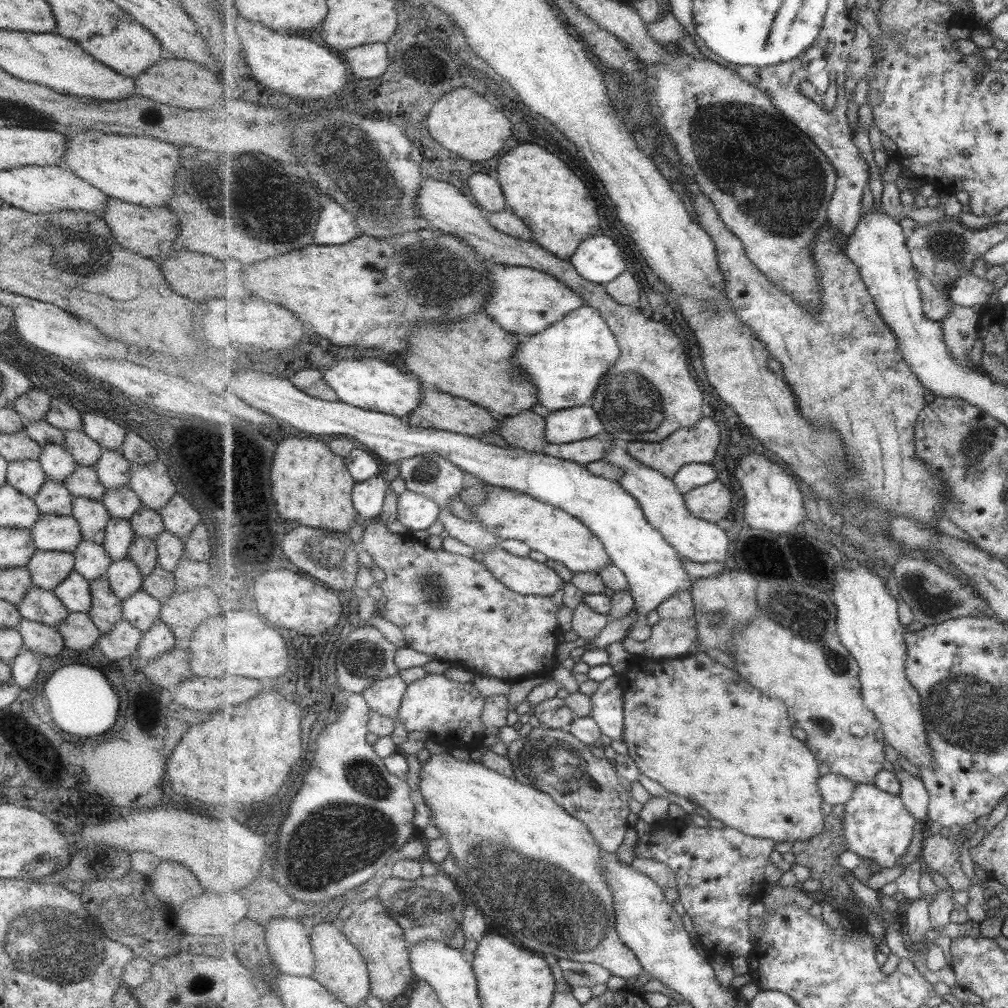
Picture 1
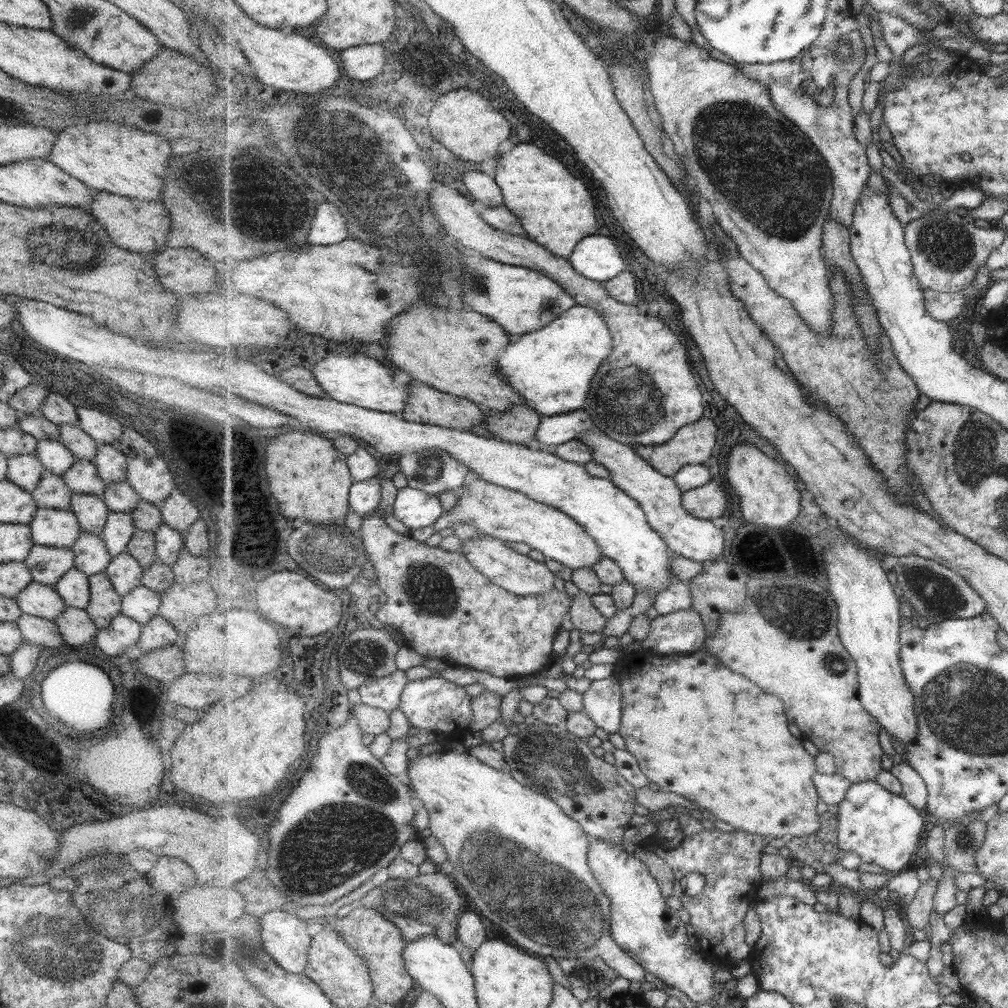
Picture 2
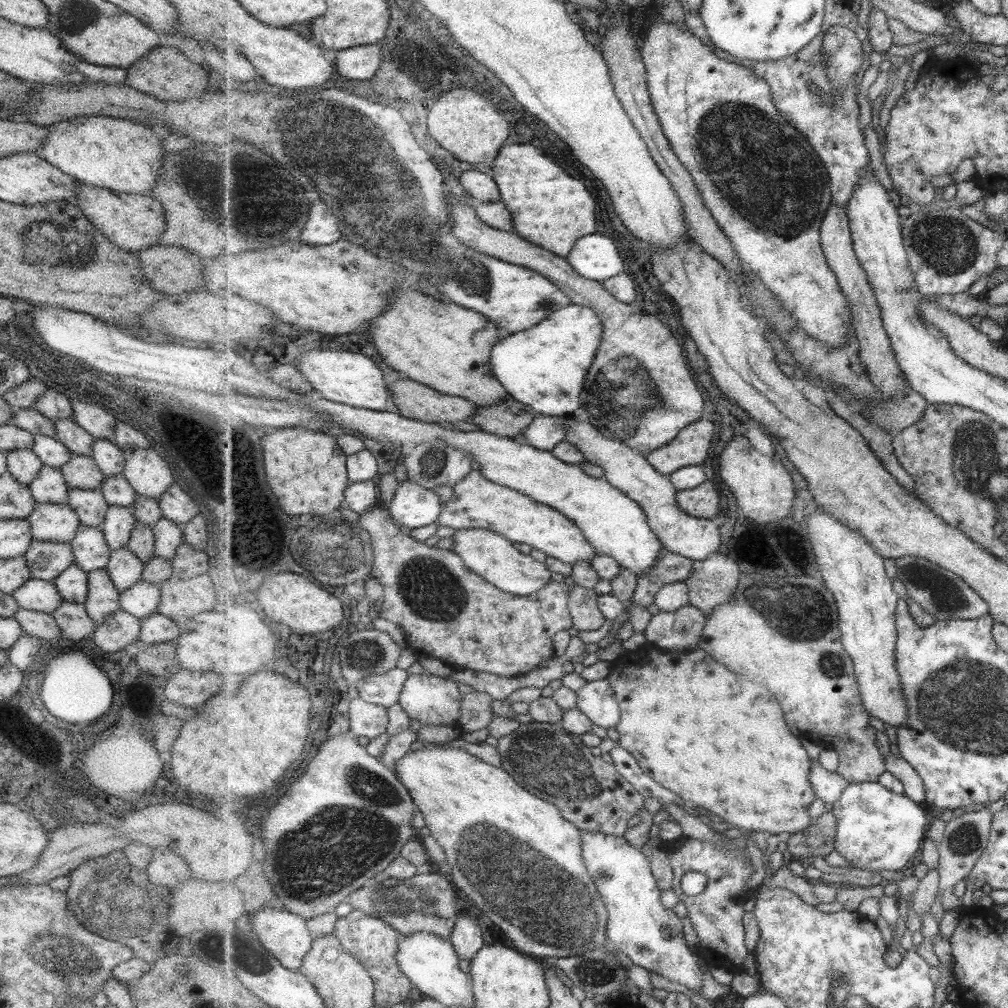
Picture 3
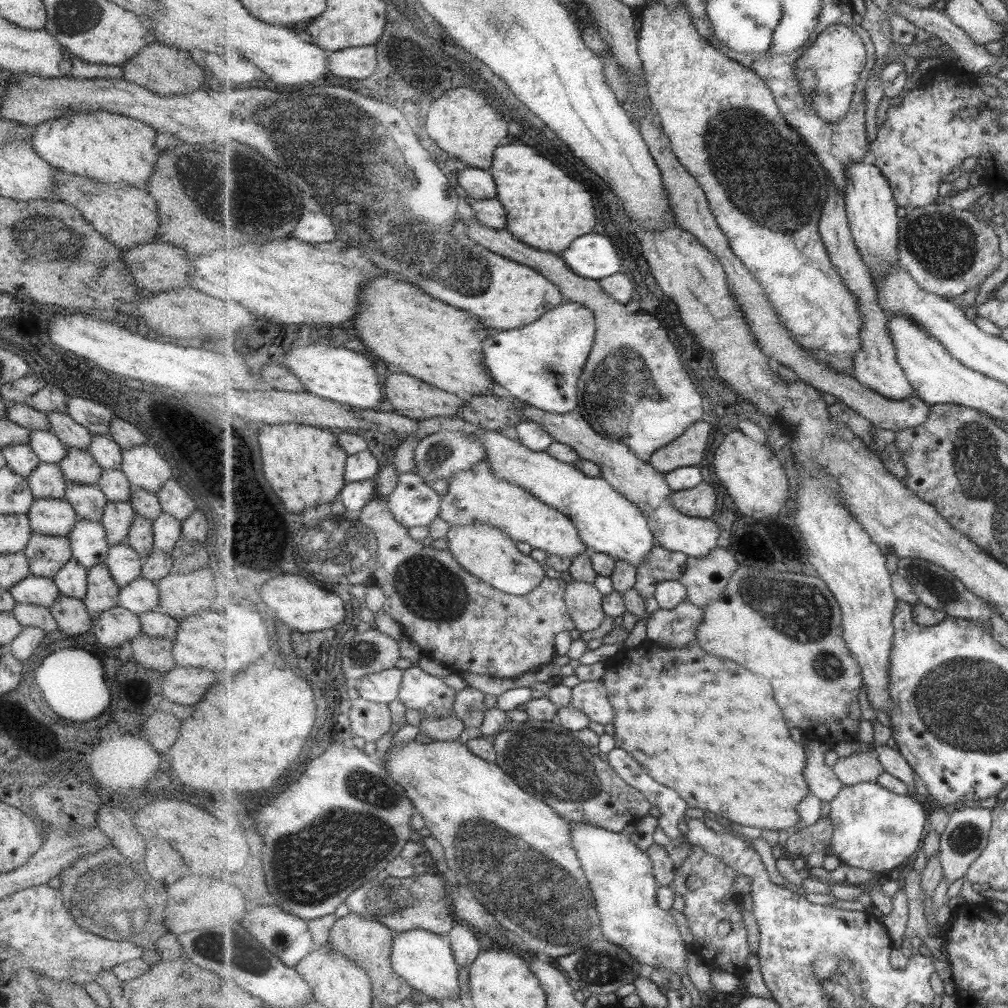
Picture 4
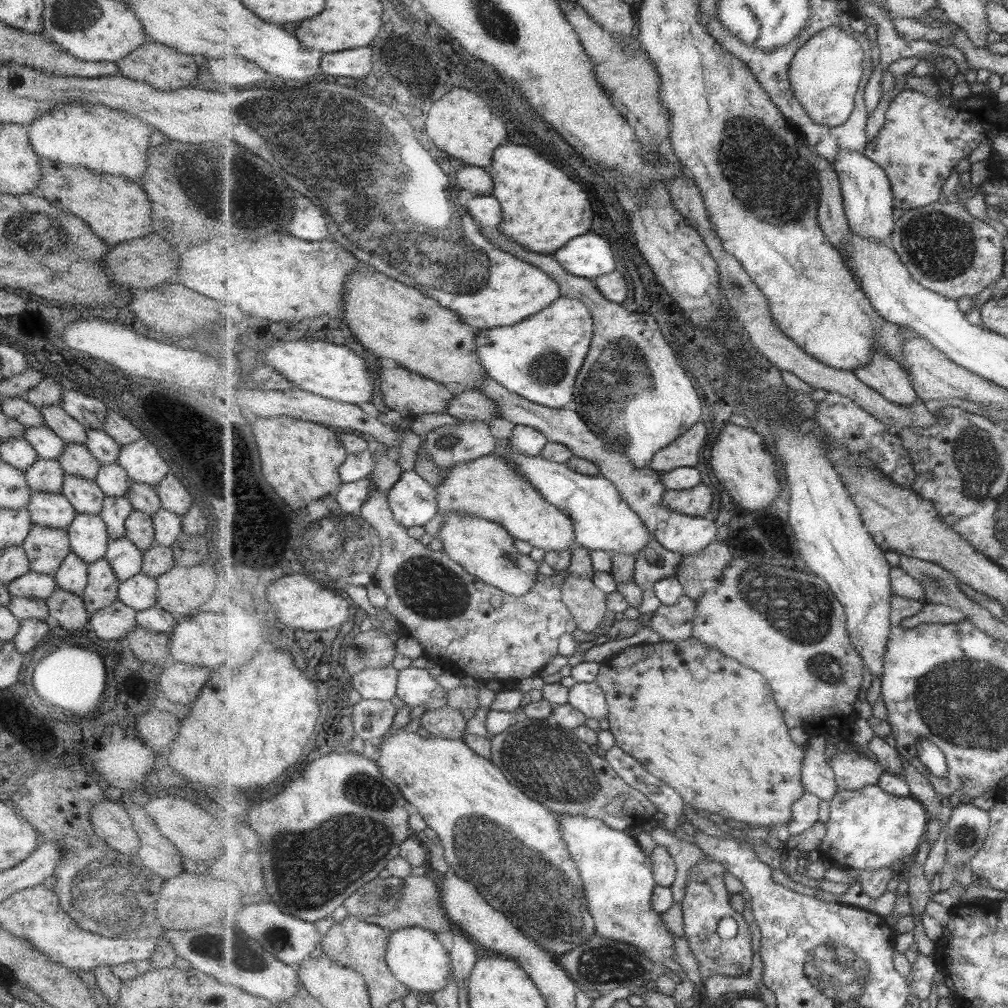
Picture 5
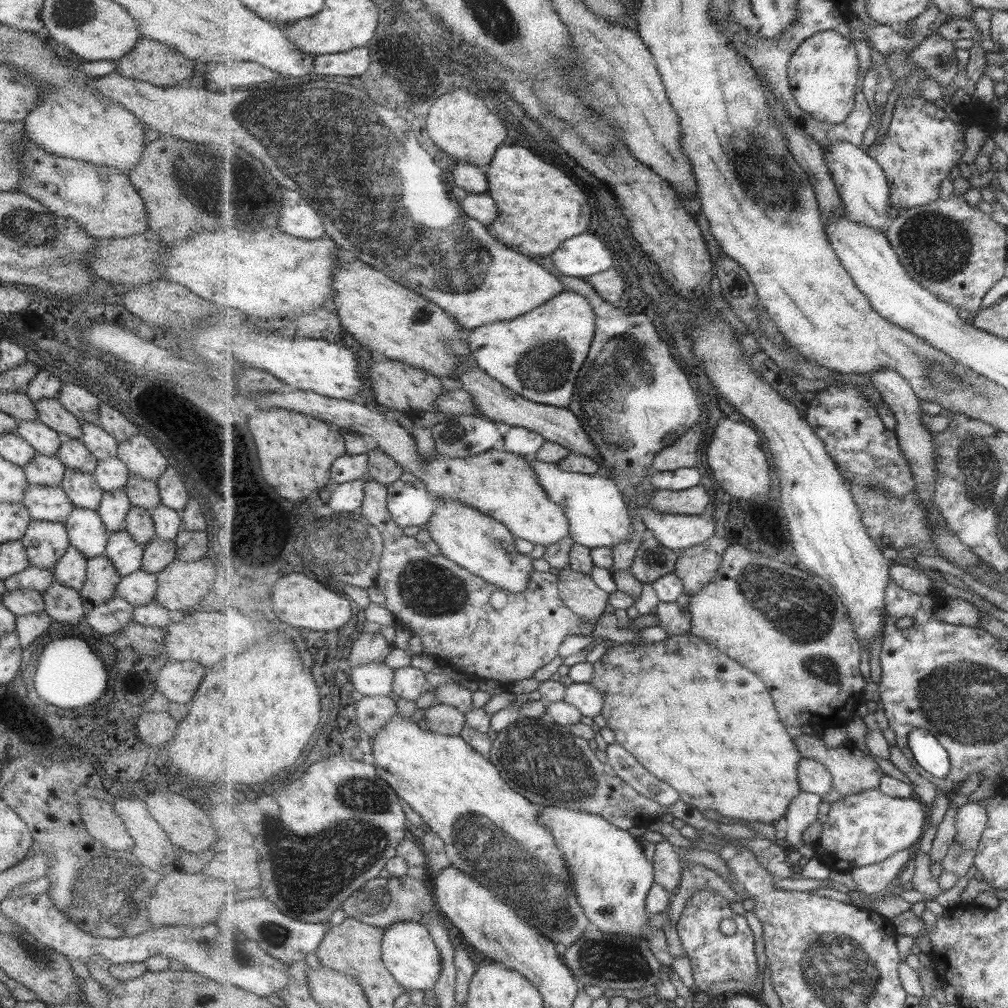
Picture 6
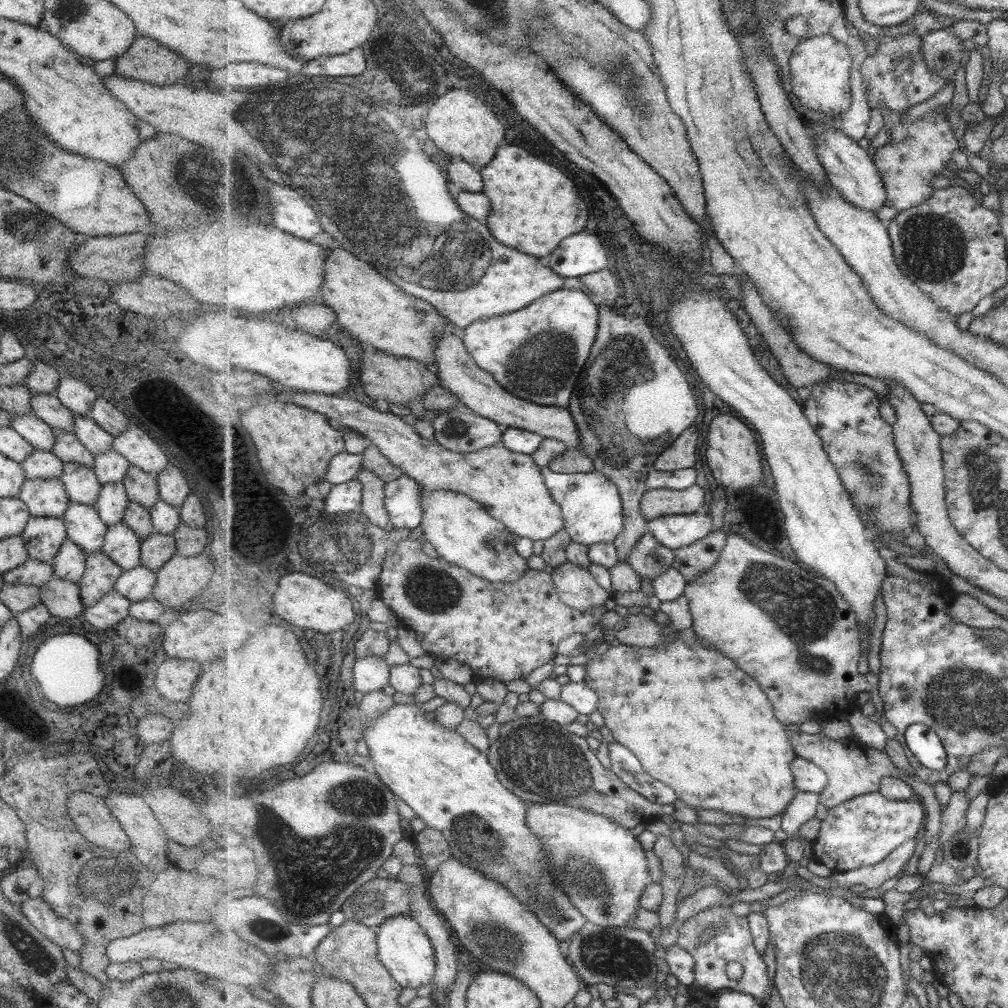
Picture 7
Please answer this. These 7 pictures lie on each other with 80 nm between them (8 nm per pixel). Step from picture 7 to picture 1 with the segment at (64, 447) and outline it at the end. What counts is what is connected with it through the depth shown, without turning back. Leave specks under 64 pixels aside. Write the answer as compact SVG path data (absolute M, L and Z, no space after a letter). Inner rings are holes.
M78 465L63 483L68 493L73 497L101 501L106 491L106 488L98 481L98 476L93 466Z

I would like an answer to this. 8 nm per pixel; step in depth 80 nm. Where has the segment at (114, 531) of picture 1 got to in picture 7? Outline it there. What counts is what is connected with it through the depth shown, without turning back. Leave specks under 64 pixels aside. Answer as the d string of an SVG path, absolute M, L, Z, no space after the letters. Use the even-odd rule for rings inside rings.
M122 482L101 484L97 498L91 504L98 517L107 525L119 524L128 500Z

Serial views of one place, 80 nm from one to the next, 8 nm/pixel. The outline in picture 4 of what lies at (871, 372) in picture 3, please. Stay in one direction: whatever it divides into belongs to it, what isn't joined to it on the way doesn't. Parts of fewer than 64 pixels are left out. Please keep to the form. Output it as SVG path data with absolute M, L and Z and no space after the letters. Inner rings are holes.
M828 182L830 188L830 198L823 209L823 216L820 222L820 232L823 243L830 252L831 262L837 272L843 277L843 282L850 288L850 291L857 297L860 313L863 319L861 340L862 349L854 356L855 371L852 376L863 386L878 392L884 397L902 401L916 394L916 390L907 379L906 373L898 361L896 348L894 347L894 337L891 336L888 327L889 316L880 305L878 288L874 283L871 269L863 260L863 255L859 252L855 243L848 212L846 209L845 194L838 191L834 182Z

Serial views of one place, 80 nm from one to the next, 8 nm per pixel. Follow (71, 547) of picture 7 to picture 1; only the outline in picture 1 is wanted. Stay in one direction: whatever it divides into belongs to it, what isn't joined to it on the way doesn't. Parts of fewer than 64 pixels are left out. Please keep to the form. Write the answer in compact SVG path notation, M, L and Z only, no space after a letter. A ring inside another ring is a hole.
M73 569L52 592L68 612L87 613L91 607L88 581L75 573Z

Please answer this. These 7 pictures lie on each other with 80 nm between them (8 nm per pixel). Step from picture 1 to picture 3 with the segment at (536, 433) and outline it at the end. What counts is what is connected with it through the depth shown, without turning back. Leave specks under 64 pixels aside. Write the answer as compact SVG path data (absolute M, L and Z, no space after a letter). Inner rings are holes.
M511 397L502 400L499 404L477 408L470 422L478 425L485 432L515 440L519 434L523 435L528 430L536 417L537 414L529 405Z

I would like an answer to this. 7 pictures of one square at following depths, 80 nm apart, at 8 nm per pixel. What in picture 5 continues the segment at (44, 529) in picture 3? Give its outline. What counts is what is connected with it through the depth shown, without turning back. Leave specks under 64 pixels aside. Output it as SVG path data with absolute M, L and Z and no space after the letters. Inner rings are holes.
M32 492L26 509L33 524L66 530L76 515L71 503L61 492Z

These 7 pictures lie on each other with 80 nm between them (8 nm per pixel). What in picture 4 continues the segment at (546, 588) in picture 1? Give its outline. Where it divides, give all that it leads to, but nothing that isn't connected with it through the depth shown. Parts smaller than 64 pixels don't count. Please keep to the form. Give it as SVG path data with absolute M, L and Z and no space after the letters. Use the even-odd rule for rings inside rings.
M490 524L452 526L447 532L448 549L456 556L470 574L486 584L514 596L528 596L543 583L545 568L531 555L521 552L516 541L500 528Z

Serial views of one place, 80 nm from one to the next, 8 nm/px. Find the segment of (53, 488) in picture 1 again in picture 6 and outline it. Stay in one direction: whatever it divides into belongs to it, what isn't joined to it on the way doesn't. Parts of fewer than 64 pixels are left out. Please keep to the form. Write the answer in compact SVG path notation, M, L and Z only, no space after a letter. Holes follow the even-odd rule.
M37 453L23 467L27 484L39 486L60 486L65 469L55 455L43 456Z

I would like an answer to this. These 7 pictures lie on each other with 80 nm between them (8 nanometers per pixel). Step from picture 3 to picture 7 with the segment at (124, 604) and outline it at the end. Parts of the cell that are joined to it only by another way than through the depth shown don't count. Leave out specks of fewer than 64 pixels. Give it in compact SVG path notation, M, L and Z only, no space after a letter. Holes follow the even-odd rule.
M138 564L131 570L123 570L113 589L130 603L135 603L151 597L155 580L155 572Z

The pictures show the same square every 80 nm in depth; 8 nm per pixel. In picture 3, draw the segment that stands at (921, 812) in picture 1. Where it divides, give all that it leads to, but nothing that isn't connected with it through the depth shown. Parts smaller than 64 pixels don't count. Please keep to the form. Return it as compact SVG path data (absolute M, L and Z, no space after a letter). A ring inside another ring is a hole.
M890 754L884 758L887 770L904 784L904 794L917 804L924 805L928 798L921 775L903 757Z

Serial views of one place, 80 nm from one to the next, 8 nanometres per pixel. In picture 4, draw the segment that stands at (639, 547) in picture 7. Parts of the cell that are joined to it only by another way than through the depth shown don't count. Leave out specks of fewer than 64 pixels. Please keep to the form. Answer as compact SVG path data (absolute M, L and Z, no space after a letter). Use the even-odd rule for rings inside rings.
M656 540L656 547L638 567L636 588L641 597L643 599L653 597L661 582L680 581L688 569L689 557L682 552L667 550Z

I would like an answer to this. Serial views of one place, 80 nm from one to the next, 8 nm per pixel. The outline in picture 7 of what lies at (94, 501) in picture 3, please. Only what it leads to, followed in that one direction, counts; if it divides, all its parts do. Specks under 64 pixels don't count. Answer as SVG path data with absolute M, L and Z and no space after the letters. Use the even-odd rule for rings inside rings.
M63 462L59 479L70 502L92 504L101 488L92 468L74 462Z

